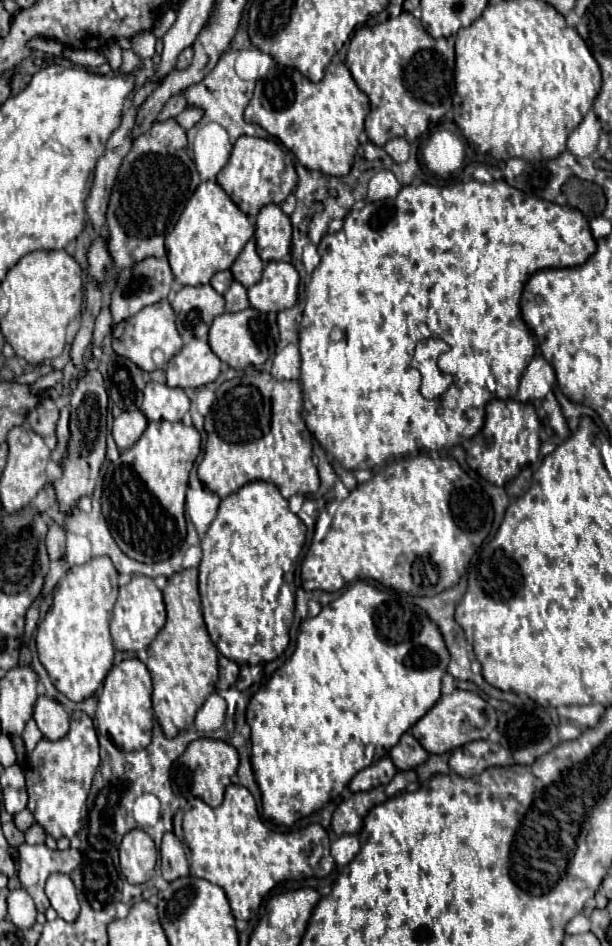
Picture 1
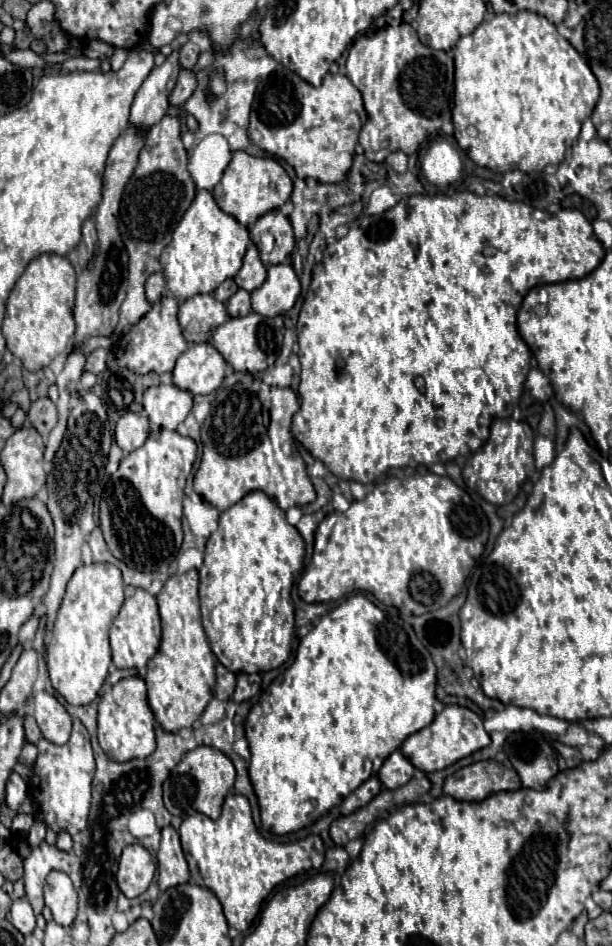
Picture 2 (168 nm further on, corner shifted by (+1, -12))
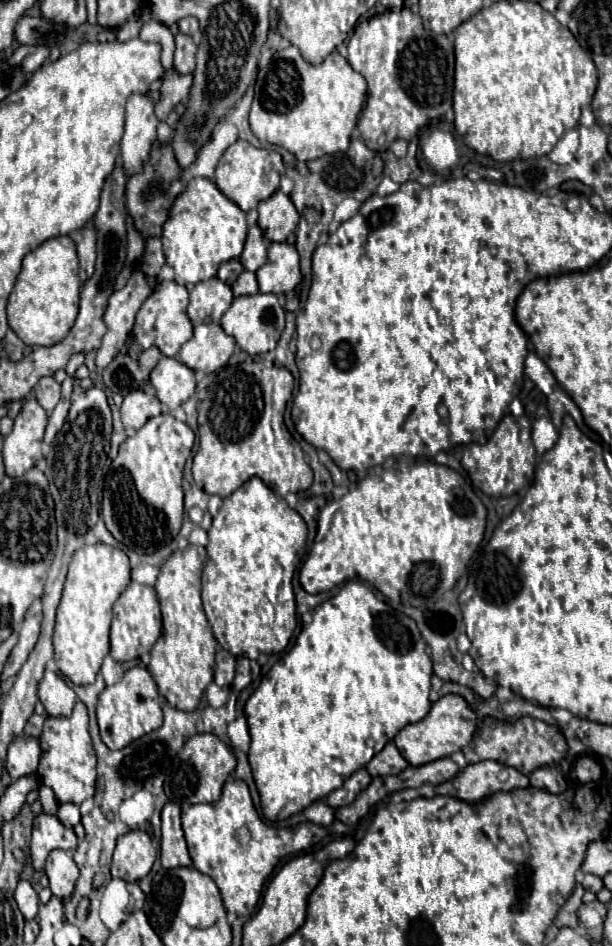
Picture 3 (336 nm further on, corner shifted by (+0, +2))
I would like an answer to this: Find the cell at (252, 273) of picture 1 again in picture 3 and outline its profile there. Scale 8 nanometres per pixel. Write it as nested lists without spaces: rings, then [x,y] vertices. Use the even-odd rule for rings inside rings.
[[[254,224],[254,226],[248,228],[248,238],[246,238],[246,244],[244,244],[244,252],[240,256],[240,264],[246,270],[256,272],[262,264],[266,264],[266,260],[268,260],[266,242],[264,242],[262,230]]]

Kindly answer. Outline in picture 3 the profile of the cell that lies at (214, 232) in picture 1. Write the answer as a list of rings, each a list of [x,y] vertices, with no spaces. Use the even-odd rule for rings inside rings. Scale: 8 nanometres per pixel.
[[[190,178],[186,190],[174,202],[162,232],[166,264],[174,268],[178,284],[196,284],[216,276],[218,266],[232,258],[240,258],[246,240],[246,214],[222,192],[212,180]]]

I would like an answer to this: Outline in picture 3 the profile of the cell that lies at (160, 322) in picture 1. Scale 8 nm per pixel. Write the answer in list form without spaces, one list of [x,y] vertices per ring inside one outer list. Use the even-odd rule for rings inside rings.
[[[158,280],[154,292],[146,298],[140,312],[136,314],[136,324],[126,340],[128,348],[134,352],[148,350],[156,346],[164,356],[176,356],[186,340],[192,336],[192,324],[186,316],[186,304],[188,304],[188,290],[176,282],[170,280]]]

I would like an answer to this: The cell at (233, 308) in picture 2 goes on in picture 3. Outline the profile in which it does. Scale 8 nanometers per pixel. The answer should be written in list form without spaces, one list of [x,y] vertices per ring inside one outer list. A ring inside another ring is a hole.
[[[244,270],[244,272],[238,276],[238,280],[232,284],[232,292],[234,292],[234,298],[238,298],[238,296],[258,294],[258,284],[256,284],[256,276],[254,276],[254,272]]]

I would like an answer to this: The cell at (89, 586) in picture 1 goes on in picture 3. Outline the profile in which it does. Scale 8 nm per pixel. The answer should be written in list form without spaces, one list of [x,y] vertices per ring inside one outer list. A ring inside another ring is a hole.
[[[94,544],[74,552],[54,626],[54,662],[58,670],[72,680],[72,684],[86,686],[96,680],[102,660],[110,652],[112,606],[128,584],[130,564],[122,550],[106,544]]]

